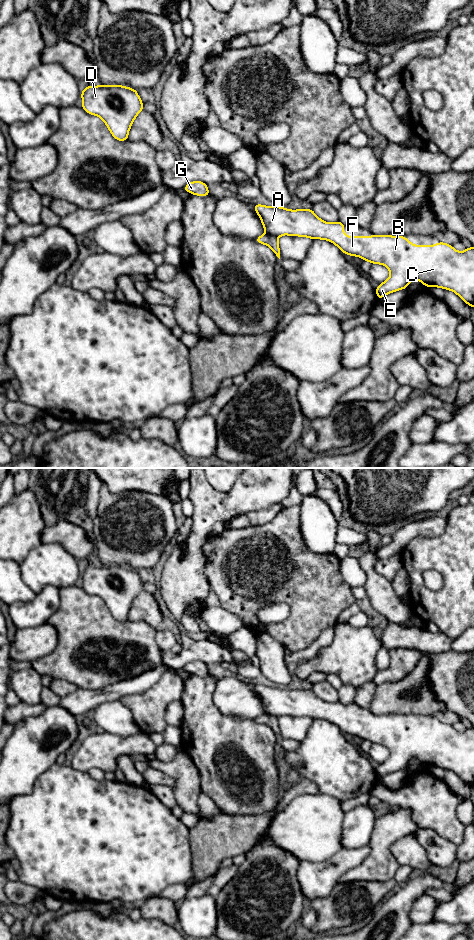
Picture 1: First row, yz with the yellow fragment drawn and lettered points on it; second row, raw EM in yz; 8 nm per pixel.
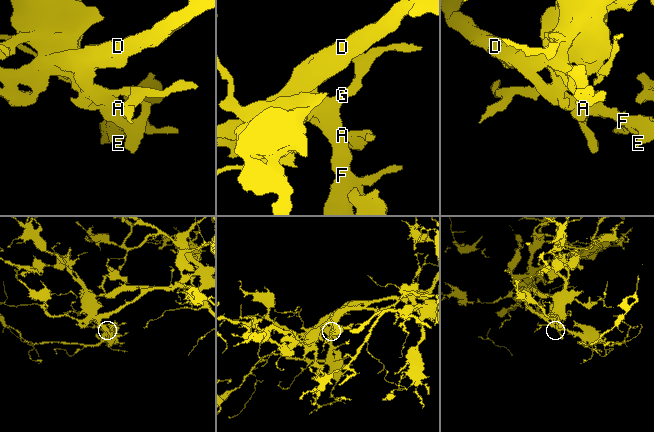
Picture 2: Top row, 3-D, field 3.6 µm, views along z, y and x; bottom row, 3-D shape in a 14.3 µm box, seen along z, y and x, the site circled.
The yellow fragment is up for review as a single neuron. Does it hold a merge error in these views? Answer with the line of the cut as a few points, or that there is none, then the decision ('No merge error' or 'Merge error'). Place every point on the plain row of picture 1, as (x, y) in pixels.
Split along yz (266, 713), (277, 717). Merge error

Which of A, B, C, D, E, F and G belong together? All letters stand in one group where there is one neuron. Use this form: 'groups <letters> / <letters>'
groups A B C D E F / G

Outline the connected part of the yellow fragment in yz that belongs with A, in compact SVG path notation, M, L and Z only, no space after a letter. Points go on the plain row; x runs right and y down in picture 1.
M255 684L254 690L260 697L267 715L276 717L290 715L309 717L312 720L328 720L335 724L343 734L358 736L363 741L386 746L390 751L390 757L379 764L375 770L378 779L382 779L389 773L406 769L413 759L417 759L429 768L440 767L451 770L466 784L474 787L474 726L459 732L452 725L443 722L431 726L413 725L405 716L345 716L345 704L340 701L325 702L318 698L312 689L289 690L280 686Z

